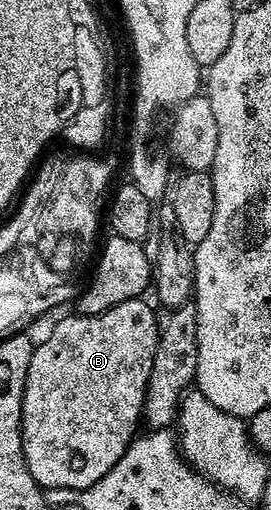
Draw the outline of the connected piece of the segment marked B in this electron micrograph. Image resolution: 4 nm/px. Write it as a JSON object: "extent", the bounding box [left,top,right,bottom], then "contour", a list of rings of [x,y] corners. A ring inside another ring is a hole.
{"extent":[21,298,160,491],"contour":[[[133,298],[103,314],[62,318],[50,335],[35,345],[22,393],[21,431],[24,460],[39,486],[79,491],[96,484],[124,456],[139,433],[160,329],[159,315],[154,315],[155,307],[151,306],[142,298]]]}

